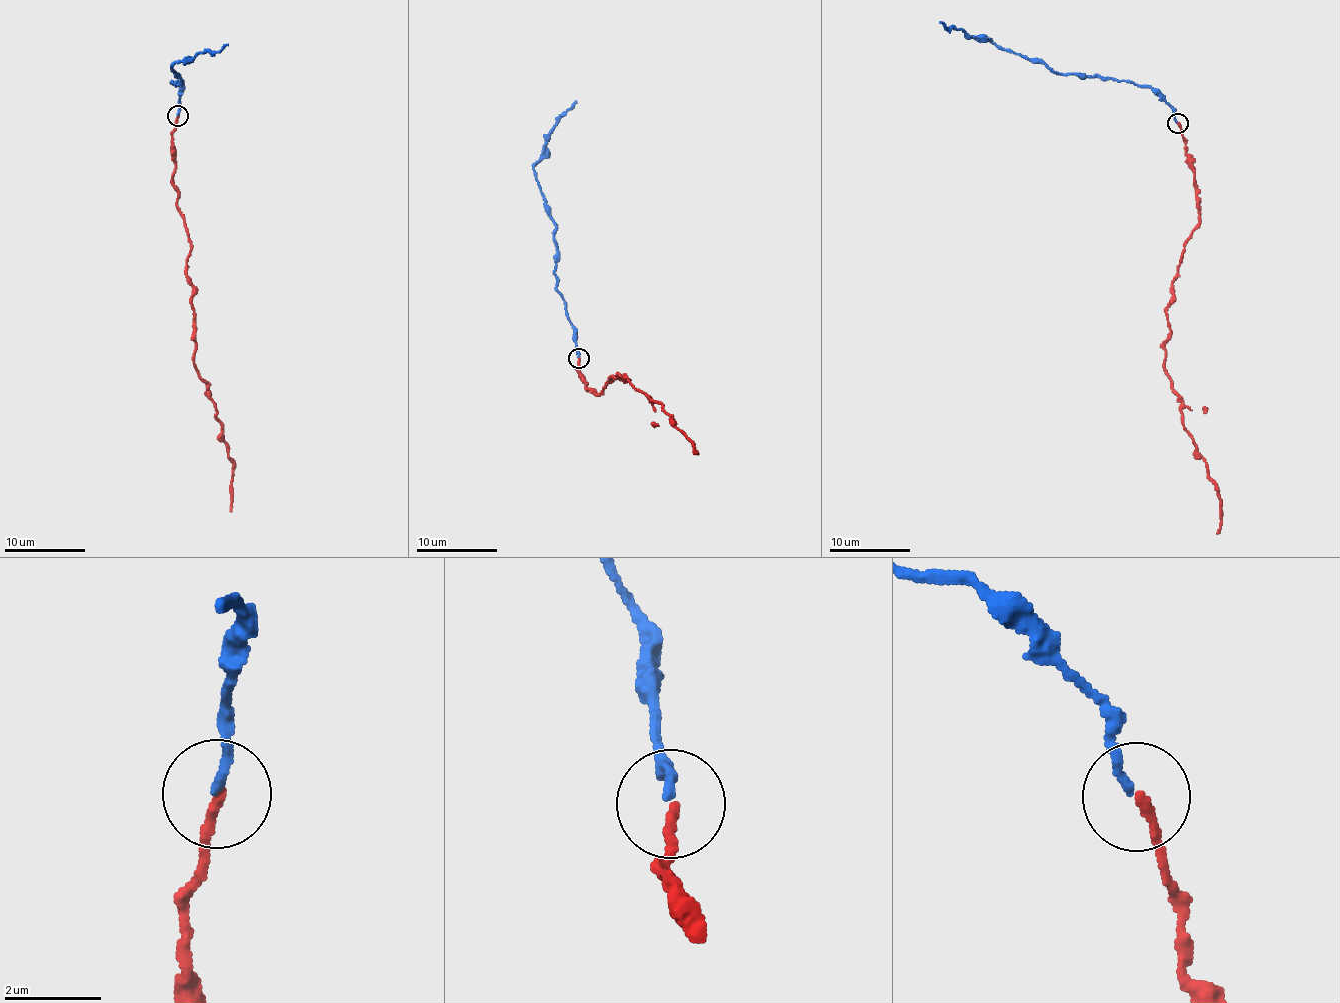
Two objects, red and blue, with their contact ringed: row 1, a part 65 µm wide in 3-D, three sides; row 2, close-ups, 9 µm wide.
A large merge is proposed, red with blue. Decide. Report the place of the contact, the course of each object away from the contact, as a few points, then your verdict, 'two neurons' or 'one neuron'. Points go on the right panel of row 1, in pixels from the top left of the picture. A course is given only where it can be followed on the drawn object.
at (1178, 123); red runs (1178, 123), (1199, 222), (1166, 312), (1164, 373), (1178, 397), (1184, 430), (1215, 485), (1217, 533); blue runs (1176, 123), (1174, 110), (1150, 88), (1051, 72), (1038, 61), (968, 37), (960, 29), (948, 29), (939, 21); one neuron

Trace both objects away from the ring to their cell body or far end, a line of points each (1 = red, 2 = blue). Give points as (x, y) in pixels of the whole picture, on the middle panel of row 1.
1: (578, 359), (587, 388), (597, 394), (620, 374), (662, 406), (697, 451)
2: (578, 357), (575, 329), (570, 325), (555, 275), (556, 226), (534, 166), (541, 155), (544, 138), (575, 100)

